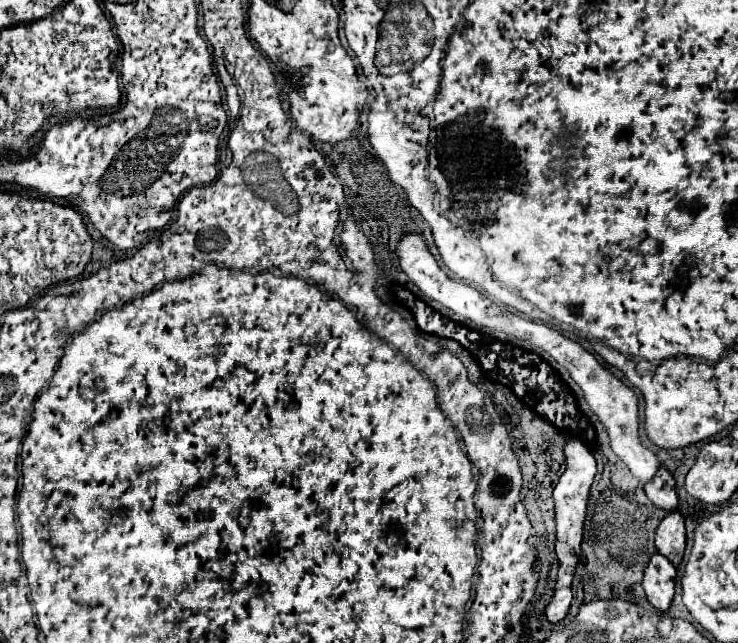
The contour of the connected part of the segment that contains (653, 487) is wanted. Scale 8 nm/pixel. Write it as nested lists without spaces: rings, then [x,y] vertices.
[[[661,466],[657,470],[653,480],[645,482],[645,494],[655,506],[659,506],[659,508],[663,508],[667,512],[675,510],[677,504],[679,504],[677,492],[675,492],[675,480],[673,480],[671,472],[665,466]]]

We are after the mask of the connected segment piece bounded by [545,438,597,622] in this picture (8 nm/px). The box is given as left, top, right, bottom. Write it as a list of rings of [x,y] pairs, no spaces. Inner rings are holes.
[[[569,438],[563,448],[565,454],[565,472],[561,474],[555,490],[553,490],[553,504],[555,504],[555,522],[557,522],[557,540],[555,540],[555,552],[559,560],[559,572],[557,572],[557,582],[555,582],[555,594],[551,602],[545,606],[545,616],[549,622],[559,622],[567,616],[567,610],[571,606],[571,582],[573,582],[573,572],[579,562],[581,554],[581,540],[583,540],[583,520],[585,520],[585,510],[589,502],[589,488],[593,484],[597,464],[589,448],[579,440],[579,438]]]

